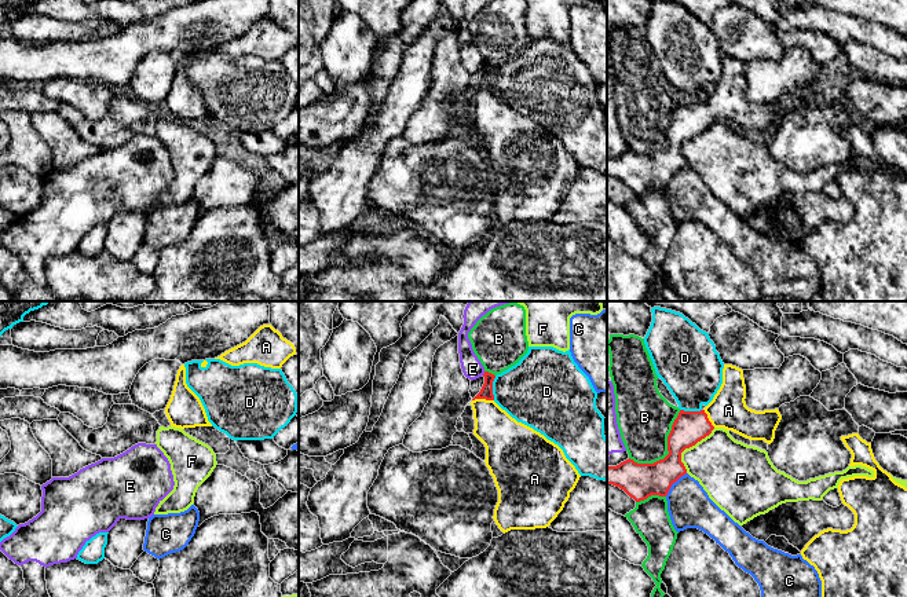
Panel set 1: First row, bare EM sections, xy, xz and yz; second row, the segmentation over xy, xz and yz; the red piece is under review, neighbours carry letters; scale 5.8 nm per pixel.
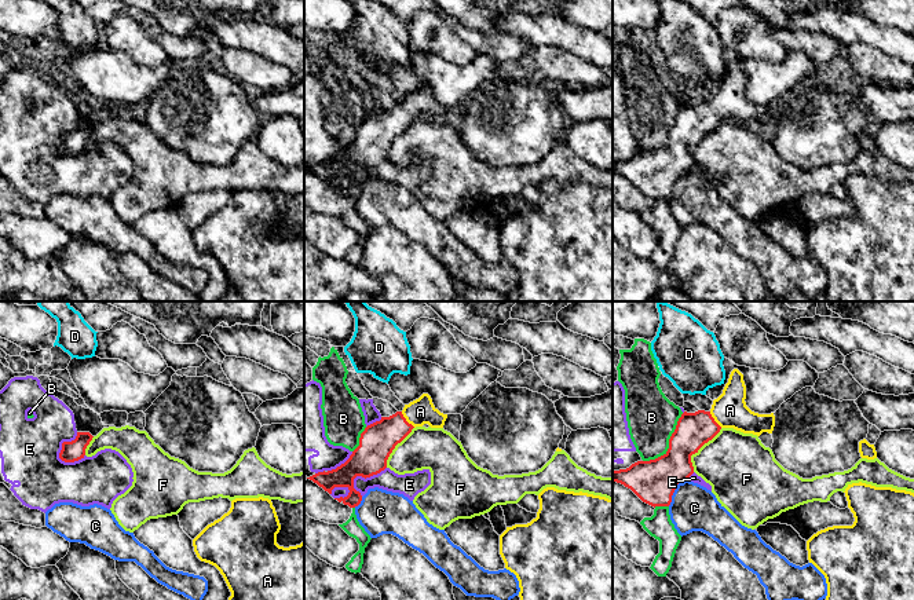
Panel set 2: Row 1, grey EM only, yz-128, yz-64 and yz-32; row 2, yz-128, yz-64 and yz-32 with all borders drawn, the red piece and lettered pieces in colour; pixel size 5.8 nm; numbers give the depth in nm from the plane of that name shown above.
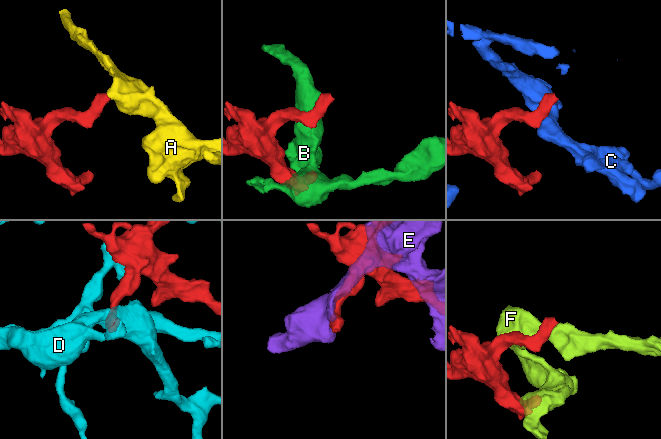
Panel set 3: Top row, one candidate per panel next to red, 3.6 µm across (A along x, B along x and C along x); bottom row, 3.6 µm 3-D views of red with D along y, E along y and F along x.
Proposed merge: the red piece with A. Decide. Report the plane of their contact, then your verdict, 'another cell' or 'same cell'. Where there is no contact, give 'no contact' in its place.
meets red in xz; same cell

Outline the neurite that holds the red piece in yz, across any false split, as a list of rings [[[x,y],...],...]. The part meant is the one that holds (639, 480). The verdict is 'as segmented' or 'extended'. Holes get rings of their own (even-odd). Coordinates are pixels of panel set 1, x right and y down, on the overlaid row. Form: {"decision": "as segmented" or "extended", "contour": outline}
{"decision": "extended", "contour": [[[724,365],[723,384],[713,400],[701,411],[680,410],[668,436],[669,454],[654,464],[637,464],[629,458],[617,466],[607,466],[607,484],[619,487],[636,502],[651,495],[666,497],[672,484],[687,473],[681,453],[714,428],[771,444],[782,420],[779,410],[756,411],[746,406],[745,399],[743,370]]]}

